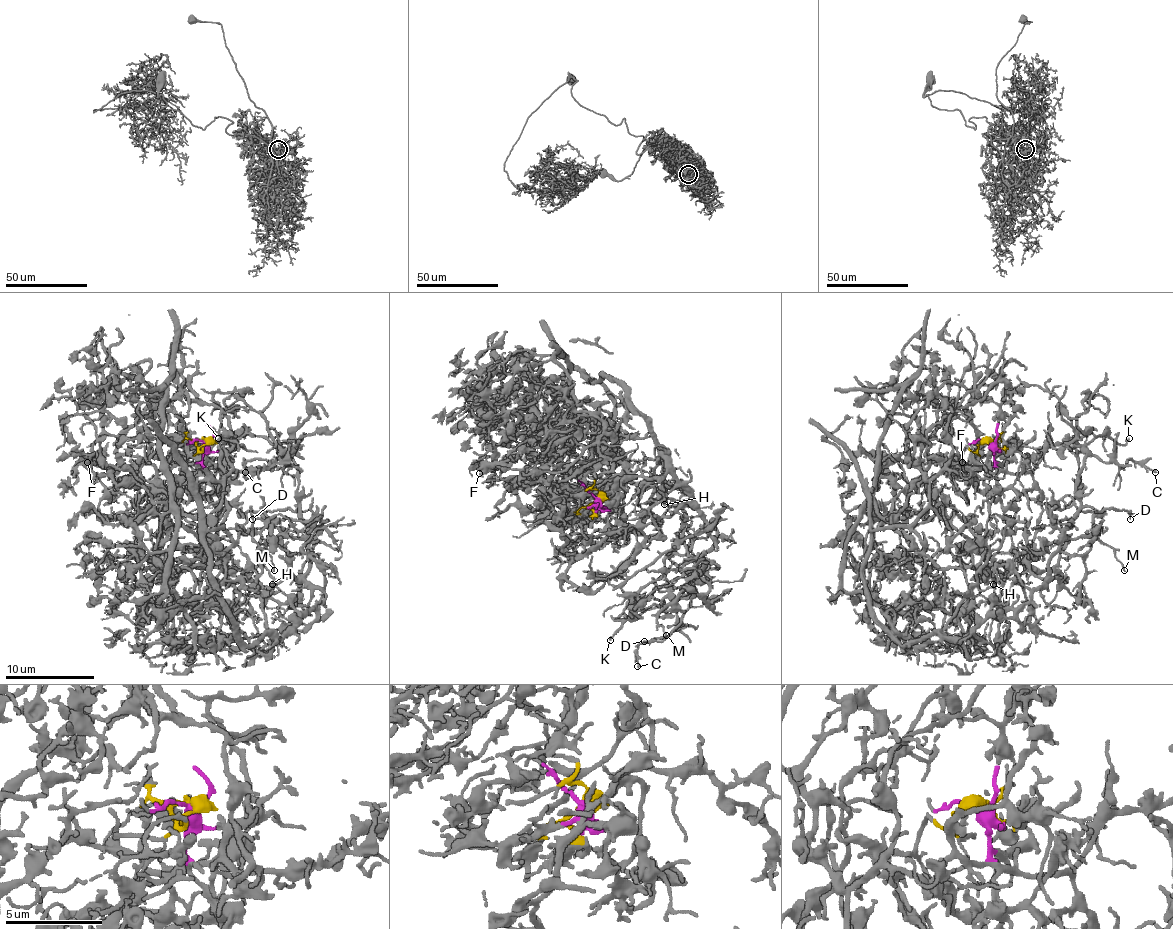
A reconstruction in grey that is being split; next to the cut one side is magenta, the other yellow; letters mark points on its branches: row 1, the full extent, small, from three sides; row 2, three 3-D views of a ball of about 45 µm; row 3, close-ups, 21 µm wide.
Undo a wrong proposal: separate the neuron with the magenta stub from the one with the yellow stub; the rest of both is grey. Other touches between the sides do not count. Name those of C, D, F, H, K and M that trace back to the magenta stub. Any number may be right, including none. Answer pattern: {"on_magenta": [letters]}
{"on_magenta": ["C", "D", "H", "K", "M"]}

